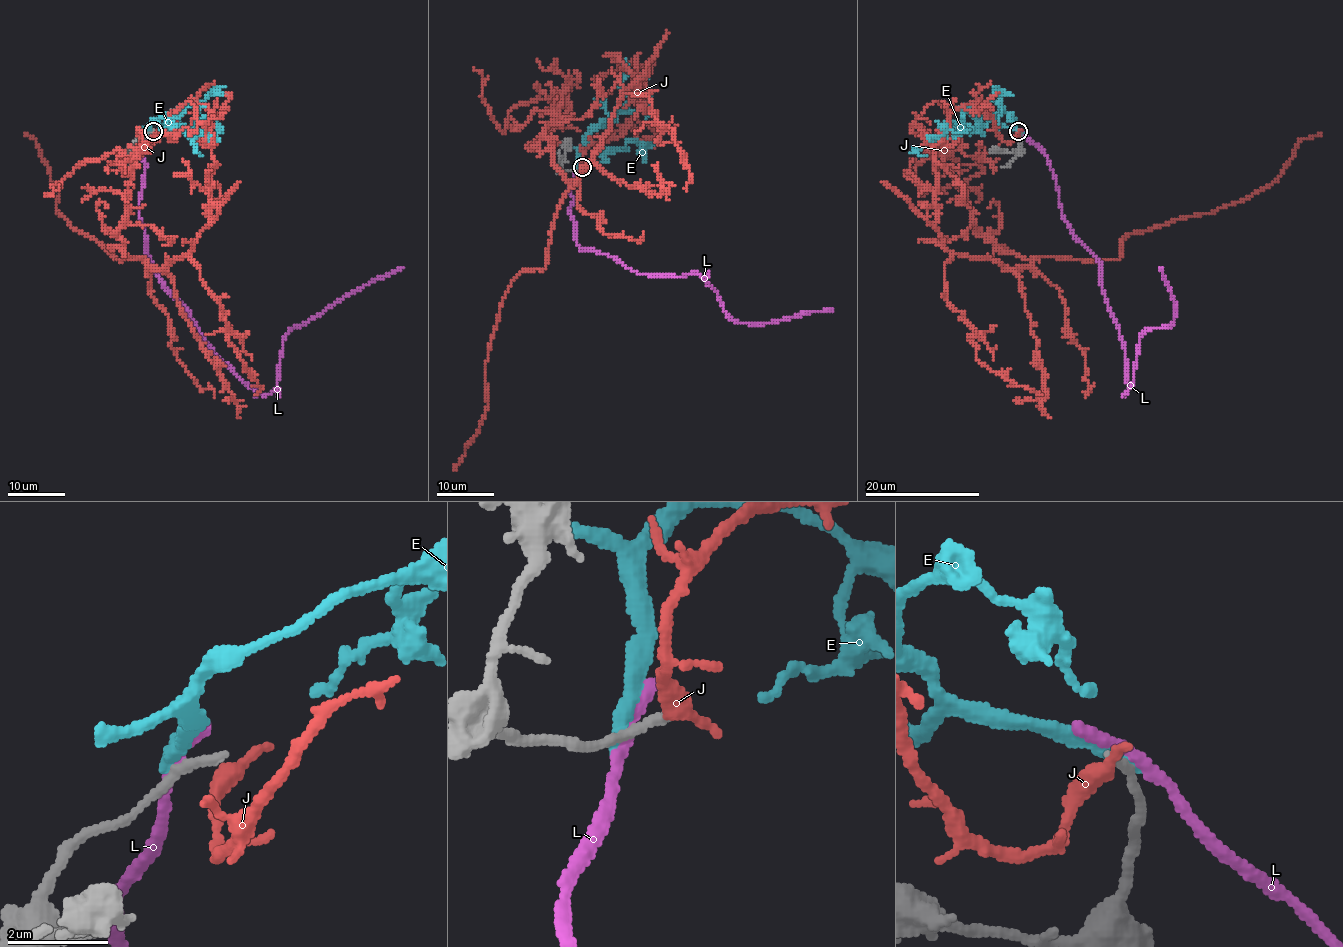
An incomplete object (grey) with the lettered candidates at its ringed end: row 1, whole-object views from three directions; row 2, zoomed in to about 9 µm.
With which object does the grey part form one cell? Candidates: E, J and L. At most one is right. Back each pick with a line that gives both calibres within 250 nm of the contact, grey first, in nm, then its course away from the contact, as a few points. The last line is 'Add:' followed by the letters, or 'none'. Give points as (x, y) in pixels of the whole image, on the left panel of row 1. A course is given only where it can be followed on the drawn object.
Add: none

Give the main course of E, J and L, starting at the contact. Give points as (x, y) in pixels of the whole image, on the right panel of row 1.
E: (1021, 132), (990, 120), (978, 132), (939, 136), (946, 130), (966, 132), (969, 129)
J: (1019, 132), (947, 119), (956, 254), (1117, 258), (1320, 133)
L: (1021, 132), (1045, 155), (1062, 218), (1098, 262), (1124, 347), (1124, 395), (1139, 339), (1173, 321), (1160, 267)

